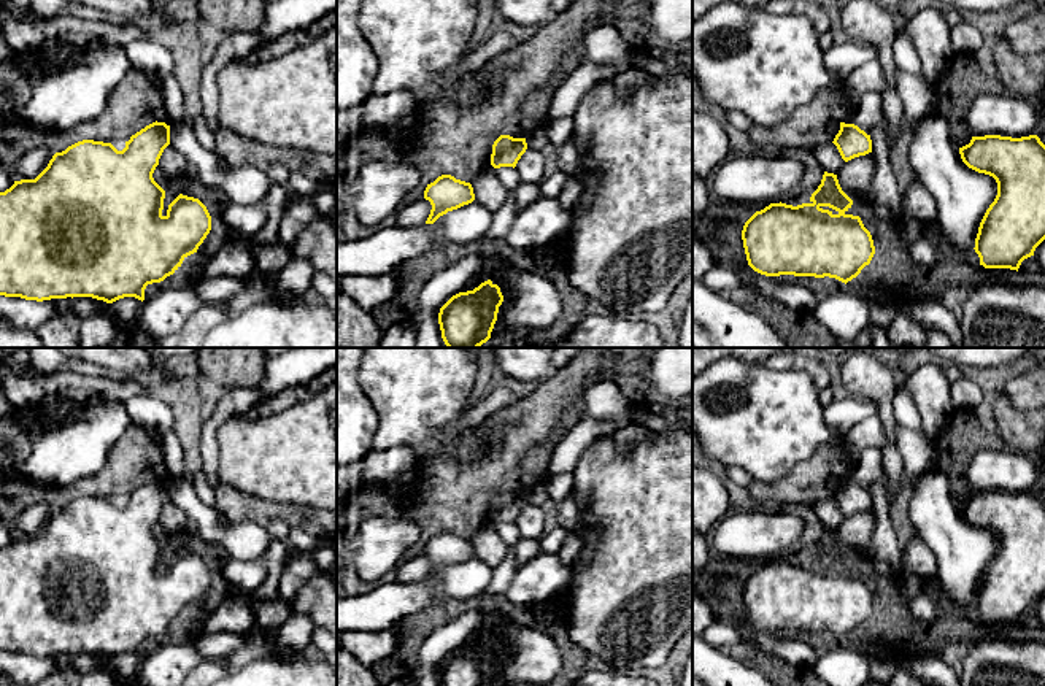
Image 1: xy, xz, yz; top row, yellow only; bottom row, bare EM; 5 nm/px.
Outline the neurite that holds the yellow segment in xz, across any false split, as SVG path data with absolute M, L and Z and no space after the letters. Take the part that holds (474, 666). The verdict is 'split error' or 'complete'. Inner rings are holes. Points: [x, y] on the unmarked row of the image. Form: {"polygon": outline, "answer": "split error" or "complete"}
{"polygon": "M491 635L459 648L440 664L440 686L492 686L502 657L500 643Z", "answer": "complete"}

